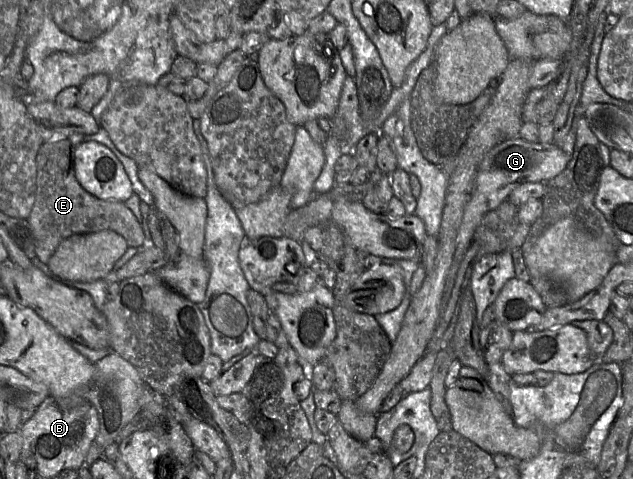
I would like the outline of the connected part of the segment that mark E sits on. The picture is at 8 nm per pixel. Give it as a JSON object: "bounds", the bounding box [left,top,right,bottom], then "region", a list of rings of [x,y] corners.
{"bounds":[27,138,145,264],"region":[[[67,138],[45,142],[36,157],[36,197],[27,220],[31,225],[39,261],[47,264],[59,244],[74,234],[112,230],[122,235],[129,247],[145,245],[141,223],[124,202],[99,199],[80,185],[75,177],[73,151],[74,146]]]}

